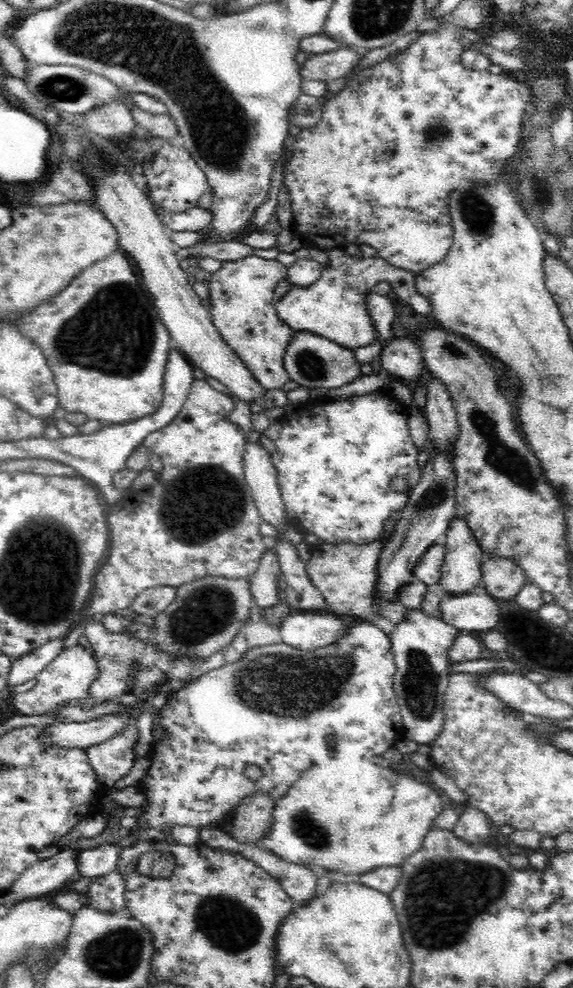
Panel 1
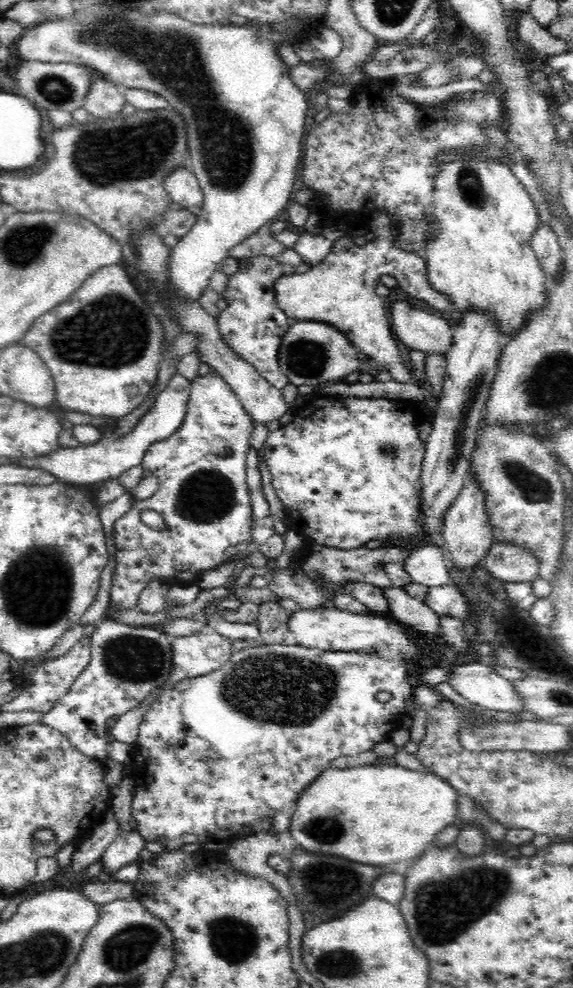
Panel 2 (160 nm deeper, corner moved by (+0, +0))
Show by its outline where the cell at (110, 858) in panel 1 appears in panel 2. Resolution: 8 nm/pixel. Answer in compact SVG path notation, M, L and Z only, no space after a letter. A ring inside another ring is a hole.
M136 829L120 832L116 840L107 848L102 856L104 871L116 872L134 861L140 860L140 852L145 849L147 840Z

